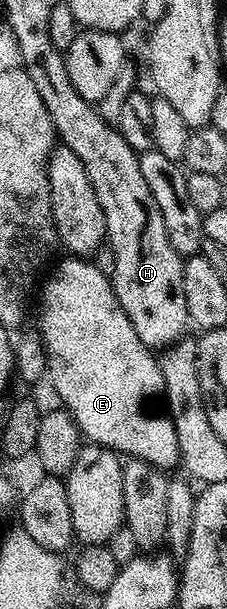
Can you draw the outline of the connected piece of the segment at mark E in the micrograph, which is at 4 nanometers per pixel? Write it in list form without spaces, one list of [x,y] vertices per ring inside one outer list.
[[[67,258],[56,269],[51,269],[52,277],[48,281],[43,281],[42,291],[38,296],[38,304],[40,300],[40,325],[38,331],[40,337],[44,340],[46,346],[46,358],[48,359],[48,374],[46,377],[47,383],[52,383],[52,388],[56,391],[56,396],[64,411],[71,414],[74,422],[80,427],[81,437],[85,441],[93,444],[100,444],[103,448],[110,448],[113,452],[124,458],[133,460],[145,460],[150,462],[156,468],[171,470],[172,467],[177,467],[180,464],[180,451],[178,450],[178,434],[174,430],[174,422],[171,416],[161,414],[155,416],[152,413],[152,403],[158,401],[164,395],[164,379],[162,378],[162,370],[160,369],[160,361],[154,355],[153,349],[148,348],[142,342],[142,338],[138,338],[138,334],[134,334],[134,326],[130,322],[130,318],[126,318],[126,310],[122,310],[122,306],[118,302],[115,290],[112,289],[112,282],[109,277],[102,274],[102,270],[98,270],[95,263],[88,258]]]

